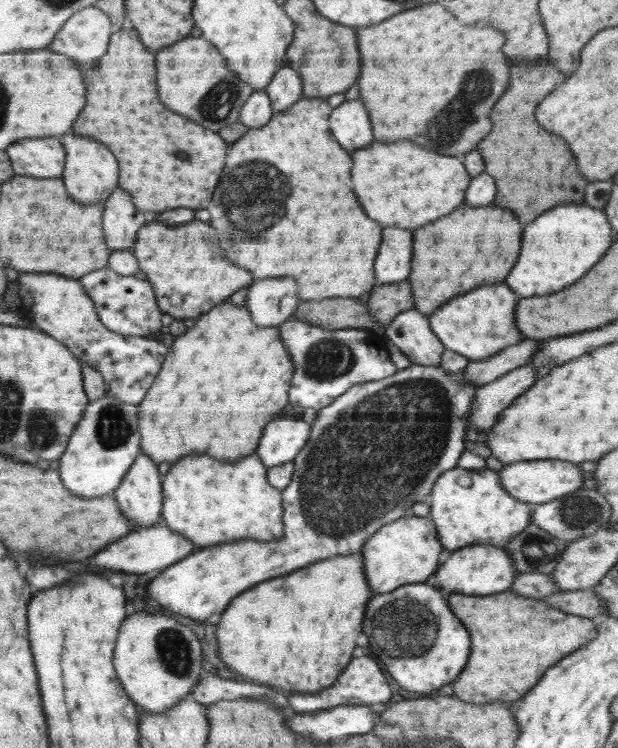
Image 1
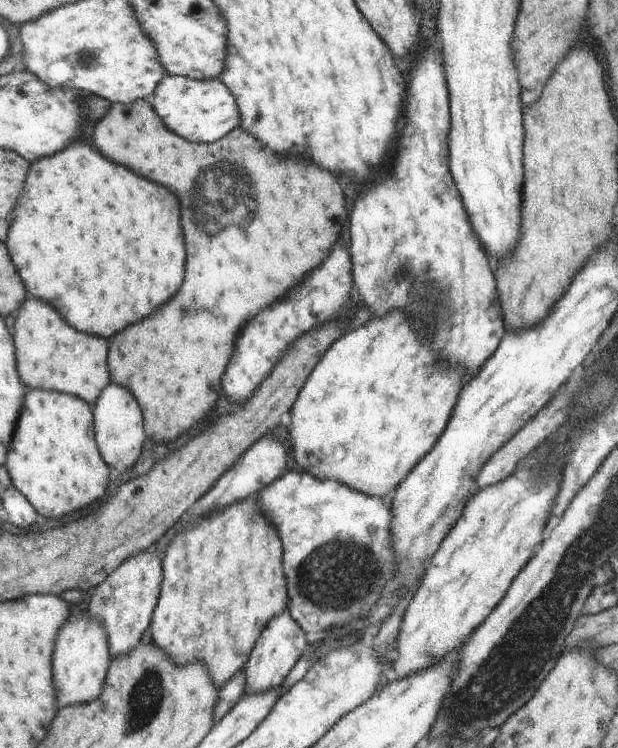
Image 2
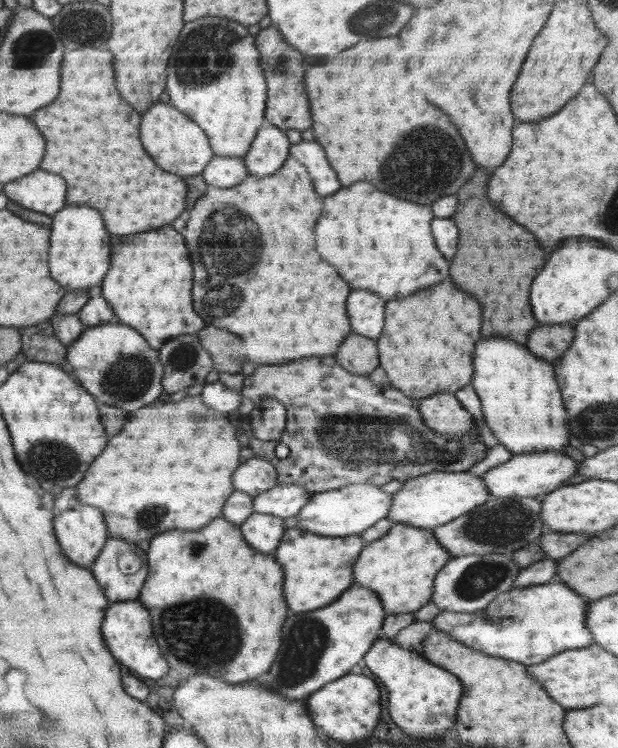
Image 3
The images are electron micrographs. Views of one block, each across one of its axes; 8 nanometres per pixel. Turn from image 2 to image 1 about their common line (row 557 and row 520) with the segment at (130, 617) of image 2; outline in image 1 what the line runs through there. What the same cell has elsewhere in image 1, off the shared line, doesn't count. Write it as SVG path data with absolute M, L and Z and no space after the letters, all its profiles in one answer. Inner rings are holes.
M138 453L120 486L112 492L118 509L138 526L150 527L161 519L163 476L146 453Z

